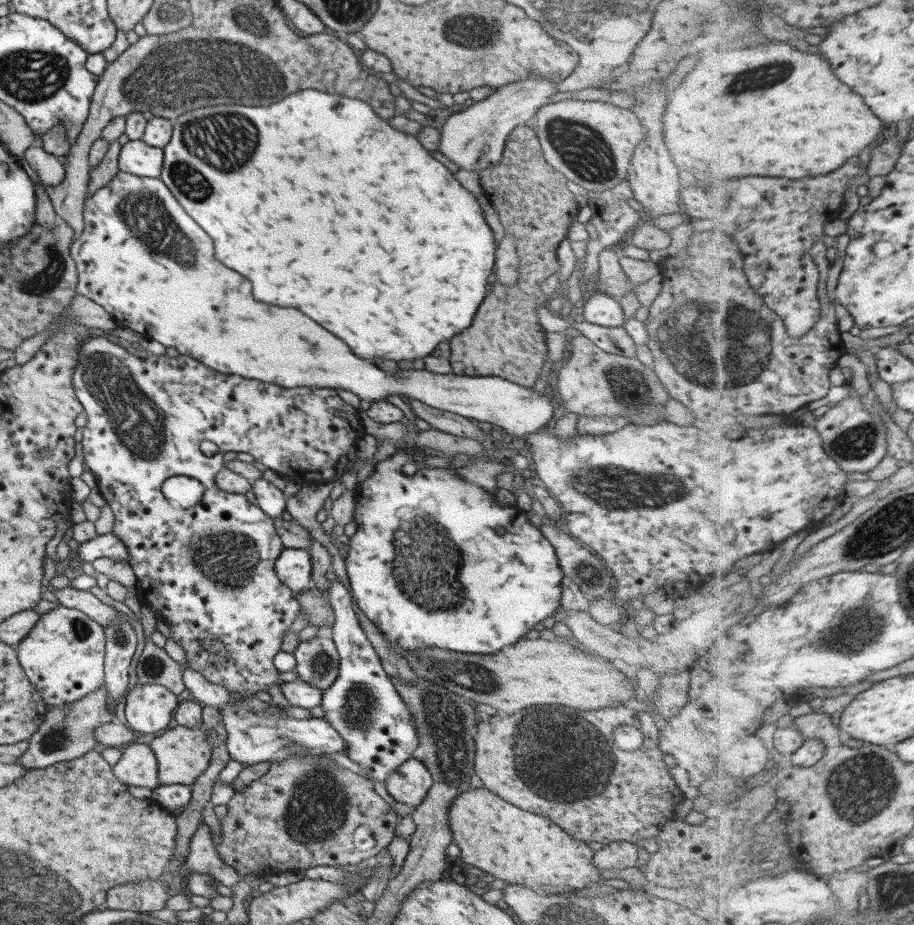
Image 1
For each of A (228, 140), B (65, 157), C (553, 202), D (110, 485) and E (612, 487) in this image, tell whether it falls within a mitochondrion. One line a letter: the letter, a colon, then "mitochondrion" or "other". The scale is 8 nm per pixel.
A: mitochondrion
B: other
C: other
D: other
E: mitochondrion

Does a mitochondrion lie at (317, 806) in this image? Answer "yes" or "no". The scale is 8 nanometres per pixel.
yes

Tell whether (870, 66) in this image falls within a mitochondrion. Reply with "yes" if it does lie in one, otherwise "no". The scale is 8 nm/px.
no

